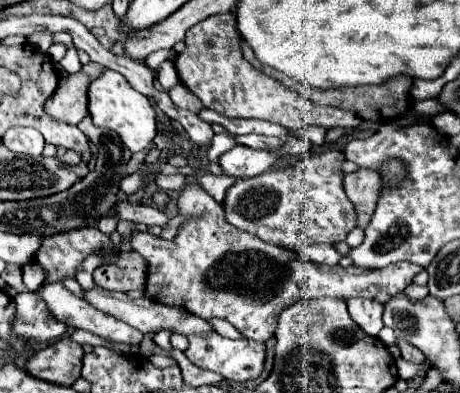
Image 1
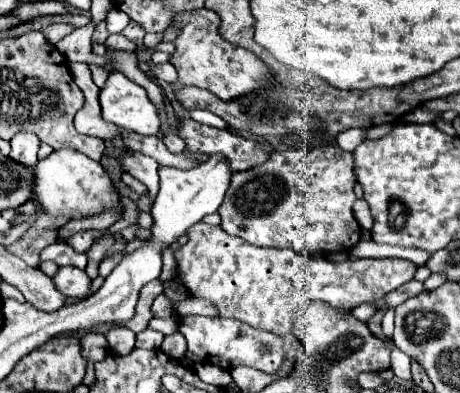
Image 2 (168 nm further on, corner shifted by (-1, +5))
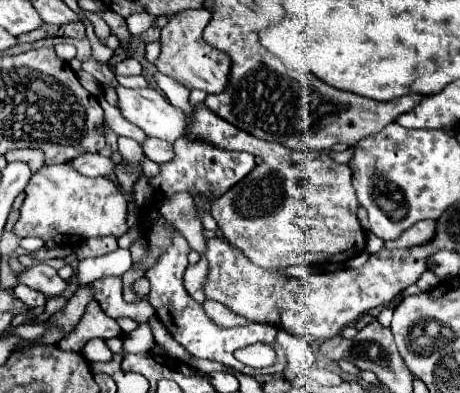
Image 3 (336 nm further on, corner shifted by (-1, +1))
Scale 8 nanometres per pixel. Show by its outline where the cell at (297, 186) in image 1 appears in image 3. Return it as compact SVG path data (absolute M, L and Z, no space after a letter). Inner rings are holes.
M200 106L194 112L192 136L204 138L226 150L242 150L268 158L262 160L262 164L258 164L244 180L232 186L224 196L216 198L210 206L210 212L218 222L220 232L232 246L240 248L252 262L264 268L286 268L296 264L320 266L326 262L344 262L364 252L366 238L362 238L362 226L356 218L358 200L352 186L352 172L348 164L334 162L326 152L304 153L304 150L288 150L276 142L266 142L256 136L250 136L248 132L238 130L236 126L208 112L206 106Z

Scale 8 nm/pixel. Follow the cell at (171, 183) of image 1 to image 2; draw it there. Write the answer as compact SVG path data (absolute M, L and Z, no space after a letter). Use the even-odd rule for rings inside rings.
M126 152L120 158L120 168L122 168L122 172L132 174L142 184L146 184L148 190L150 190L150 202L154 202L156 186L158 186L158 172L156 172L158 166L156 166L156 160L150 158L150 156L144 156L140 152Z

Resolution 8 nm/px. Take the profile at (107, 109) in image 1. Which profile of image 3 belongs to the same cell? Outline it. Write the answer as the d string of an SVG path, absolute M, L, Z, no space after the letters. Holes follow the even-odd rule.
M116 86L116 94L118 94L118 108L120 108L122 116L128 122L136 124L140 130L144 130L146 136L174 142L178 138L178 134L184 130L184 114L178 108L174 108L172 104L168 104L168 100L154 88L132 90L132 88L124 88L124 86Z

